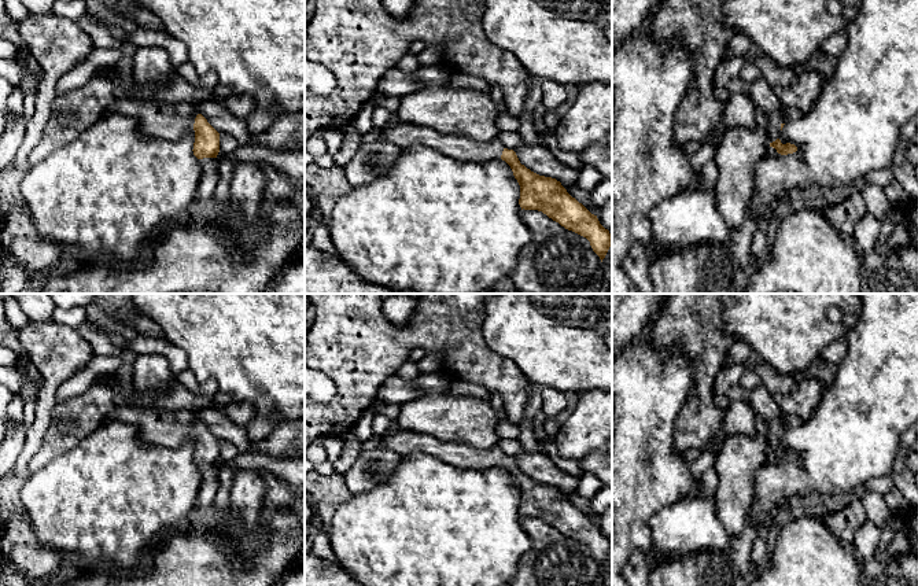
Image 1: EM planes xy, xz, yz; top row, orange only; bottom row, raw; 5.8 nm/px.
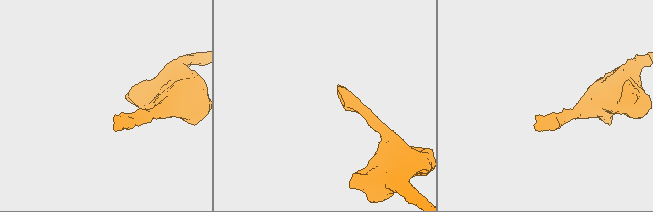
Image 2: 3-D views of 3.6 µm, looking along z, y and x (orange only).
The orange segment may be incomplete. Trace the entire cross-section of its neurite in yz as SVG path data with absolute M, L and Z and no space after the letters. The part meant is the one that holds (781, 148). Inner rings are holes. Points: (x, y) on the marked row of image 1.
M781 107L778 111L767 114L768 121L767 139L770 141L770 147L775 148L777 152L781 155L793 154L797 151L797 147L795 144L790 143L782 144L779 140L779 134L784 125L788 121L796 118L797 115L799 111L786 107Z

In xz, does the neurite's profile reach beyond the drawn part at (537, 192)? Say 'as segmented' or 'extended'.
extended

